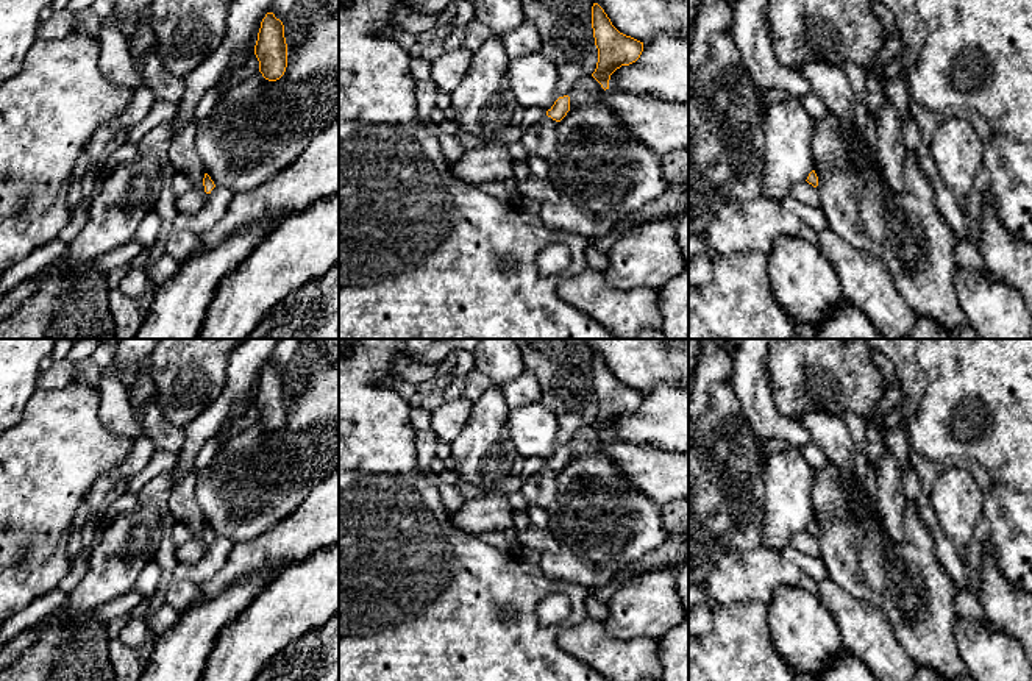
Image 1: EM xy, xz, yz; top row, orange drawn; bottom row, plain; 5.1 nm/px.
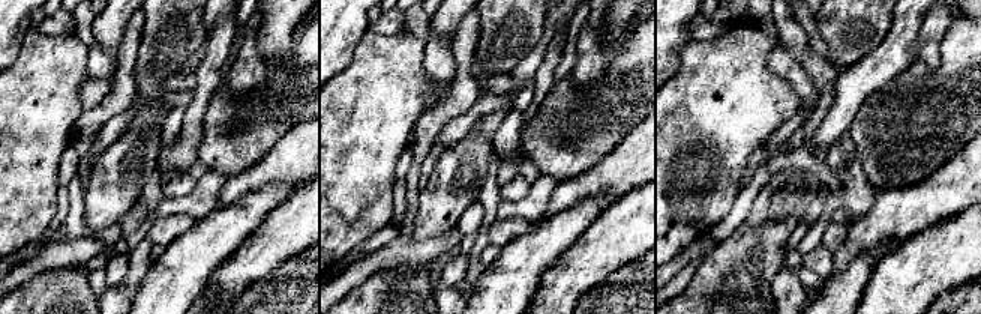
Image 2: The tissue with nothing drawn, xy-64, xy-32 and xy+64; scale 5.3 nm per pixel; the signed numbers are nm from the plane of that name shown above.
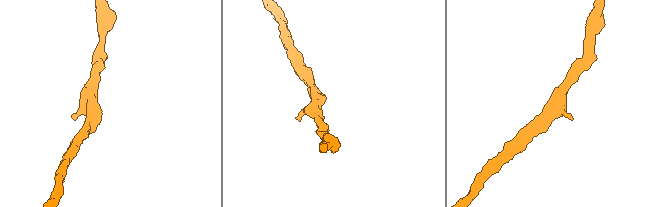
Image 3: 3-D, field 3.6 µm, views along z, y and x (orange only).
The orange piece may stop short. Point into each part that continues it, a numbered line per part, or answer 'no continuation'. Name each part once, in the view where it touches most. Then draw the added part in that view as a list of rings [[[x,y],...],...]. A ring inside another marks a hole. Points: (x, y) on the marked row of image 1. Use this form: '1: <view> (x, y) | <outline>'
no continuation

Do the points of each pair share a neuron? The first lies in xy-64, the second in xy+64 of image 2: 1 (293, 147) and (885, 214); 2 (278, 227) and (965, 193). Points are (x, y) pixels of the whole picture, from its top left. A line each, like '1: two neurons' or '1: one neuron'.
1: one neuron
2: two neurons

